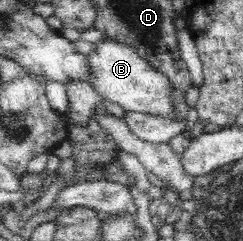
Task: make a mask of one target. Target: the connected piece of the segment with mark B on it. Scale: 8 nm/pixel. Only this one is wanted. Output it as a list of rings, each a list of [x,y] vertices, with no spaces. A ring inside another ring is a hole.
[[[103,41],[99,48],[89,54],[90,84],[99,95],[112,103],[121,105],[126,112],[159,114],[167,119],[172,118],[172,84],[163,72],[157,72],[147,60],[141,59],[137,52],[127,44]]]

